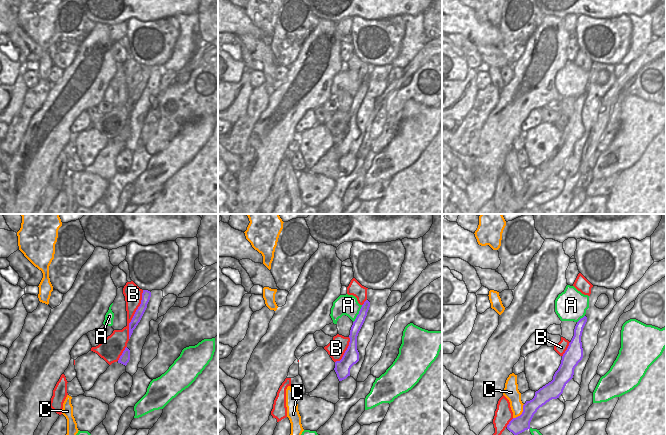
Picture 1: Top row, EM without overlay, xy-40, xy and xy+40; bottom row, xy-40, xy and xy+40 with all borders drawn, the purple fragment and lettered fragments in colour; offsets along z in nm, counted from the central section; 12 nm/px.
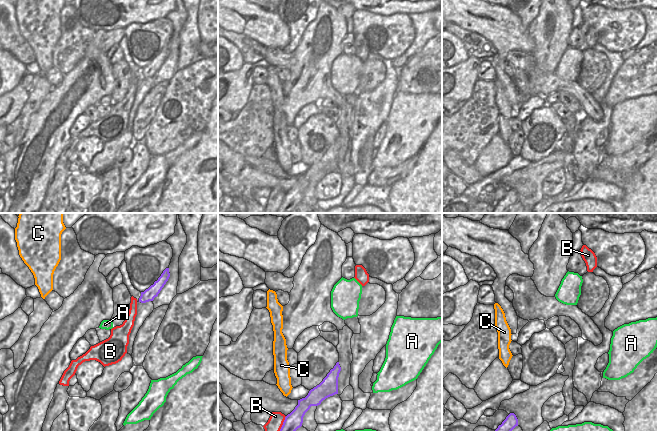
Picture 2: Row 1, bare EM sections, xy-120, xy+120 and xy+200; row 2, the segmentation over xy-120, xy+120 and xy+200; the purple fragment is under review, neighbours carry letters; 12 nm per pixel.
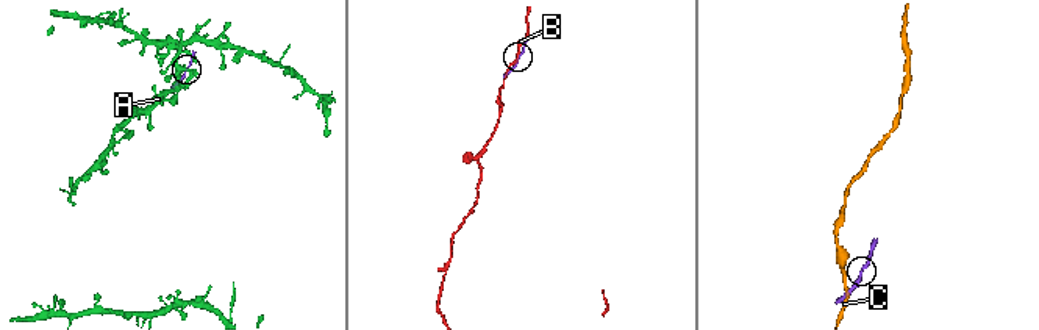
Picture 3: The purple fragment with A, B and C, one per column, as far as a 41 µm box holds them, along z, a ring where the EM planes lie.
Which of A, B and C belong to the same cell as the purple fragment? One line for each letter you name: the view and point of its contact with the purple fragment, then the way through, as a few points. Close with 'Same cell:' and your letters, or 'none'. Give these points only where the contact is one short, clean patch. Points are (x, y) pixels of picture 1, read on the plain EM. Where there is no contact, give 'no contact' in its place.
Same cell: none

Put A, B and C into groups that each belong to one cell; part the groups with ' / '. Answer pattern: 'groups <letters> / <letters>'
groups A / B / C

